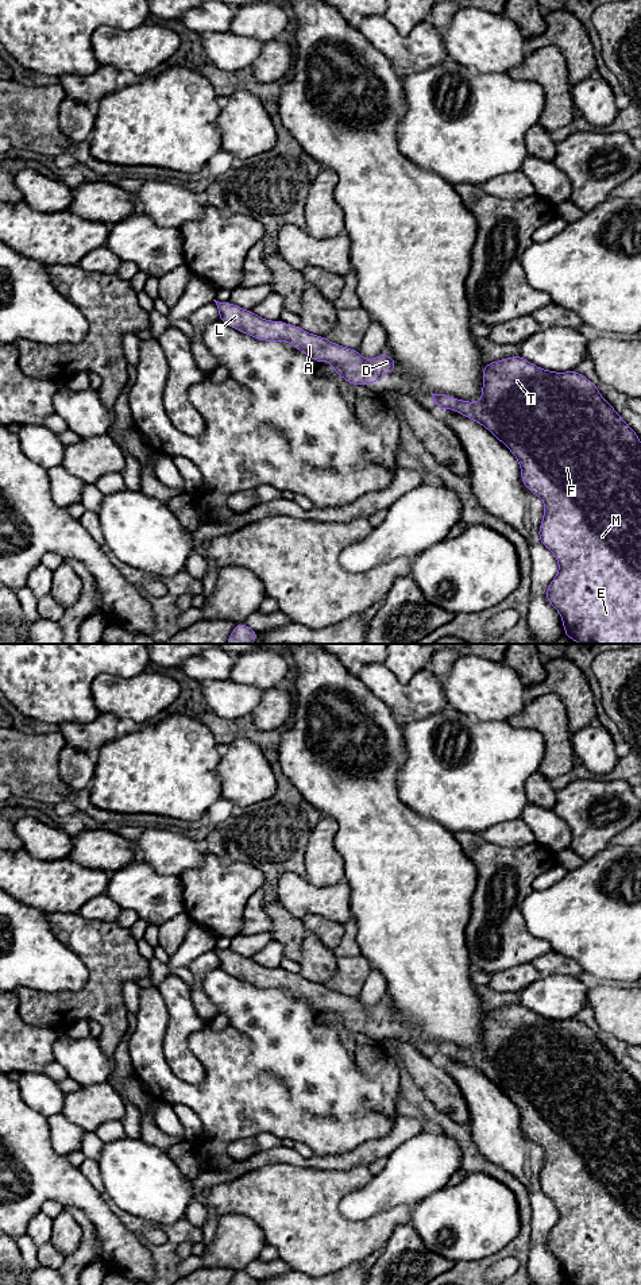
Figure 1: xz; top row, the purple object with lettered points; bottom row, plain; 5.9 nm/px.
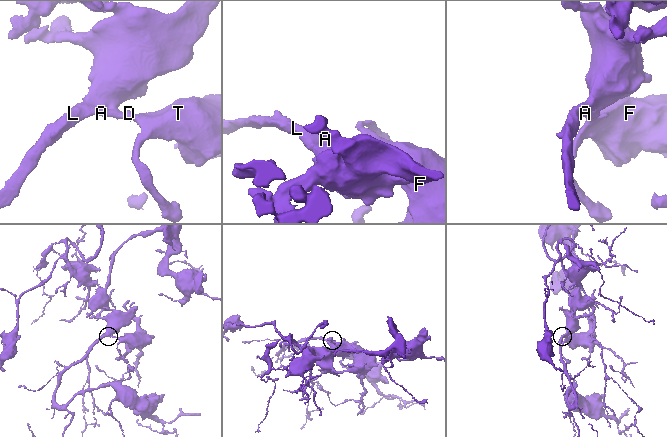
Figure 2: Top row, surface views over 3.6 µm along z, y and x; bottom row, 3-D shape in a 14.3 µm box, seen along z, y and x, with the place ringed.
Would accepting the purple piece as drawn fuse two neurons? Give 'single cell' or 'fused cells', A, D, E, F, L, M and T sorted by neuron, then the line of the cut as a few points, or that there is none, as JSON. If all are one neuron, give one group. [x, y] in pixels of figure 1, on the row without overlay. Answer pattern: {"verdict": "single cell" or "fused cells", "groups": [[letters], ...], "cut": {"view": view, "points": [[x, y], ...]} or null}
{"verdict": "single cell", "groups": [["A", "D", "E", "F", "L", "M", "T"]], "cut": null}

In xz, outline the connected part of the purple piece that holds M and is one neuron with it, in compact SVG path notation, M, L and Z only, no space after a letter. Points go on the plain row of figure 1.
M521 1003L490 1010L482 1019L482 1049L470 1050L452 1043L432 1042L437 1058L453 1057L486 1077L503 1091L521 1114L521 1128L525 1135L544 1150L544 1165L538 1176L540 1191L559 1209L559 1220L545 1236L547 1249L561 1263L567 1285L641 1285L641 1089L638 1083L621 1066L615 1057L602 1045L596 1033L580 1020L572 1018L555 1020L544 1018L524 1007Z

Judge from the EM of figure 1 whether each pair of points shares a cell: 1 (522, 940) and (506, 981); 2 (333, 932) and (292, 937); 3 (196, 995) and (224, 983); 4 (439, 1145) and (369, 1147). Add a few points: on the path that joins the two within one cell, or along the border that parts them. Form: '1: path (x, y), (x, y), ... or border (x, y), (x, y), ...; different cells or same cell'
1: border (541, 956), (531, 963), (498, 971), (491, 976); different cells
2: path (323, 936), (302, 937); same cell
3: border (216, 967), (204, 976), (203, 990), (219, 1013); different cells
4: border (421, 1131), (404, 1141), (387, 1158); different cells

